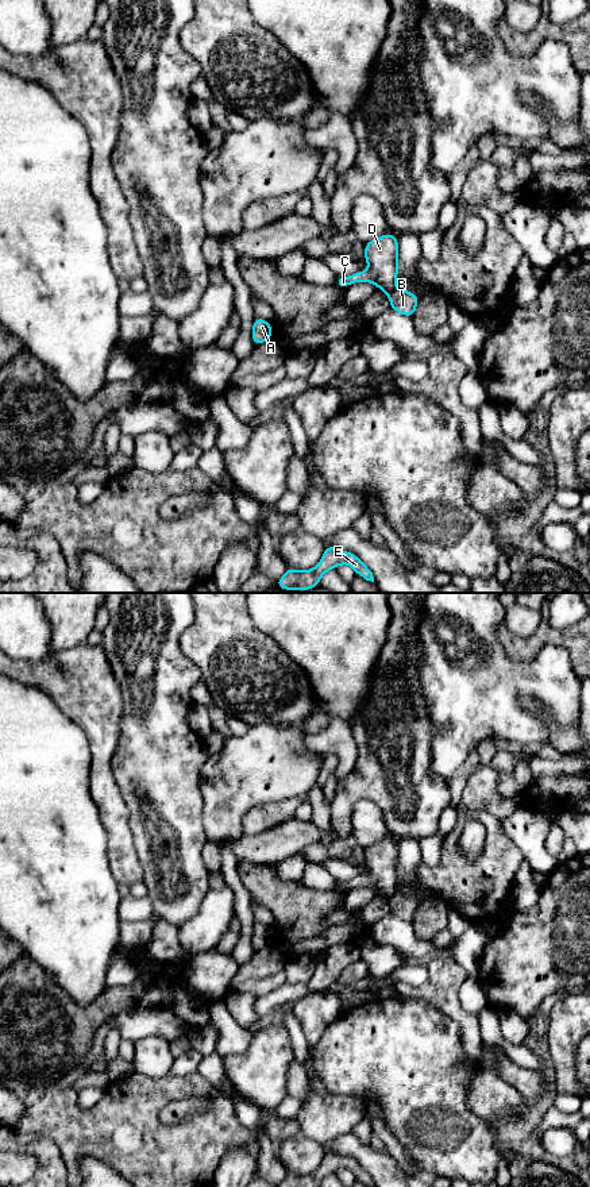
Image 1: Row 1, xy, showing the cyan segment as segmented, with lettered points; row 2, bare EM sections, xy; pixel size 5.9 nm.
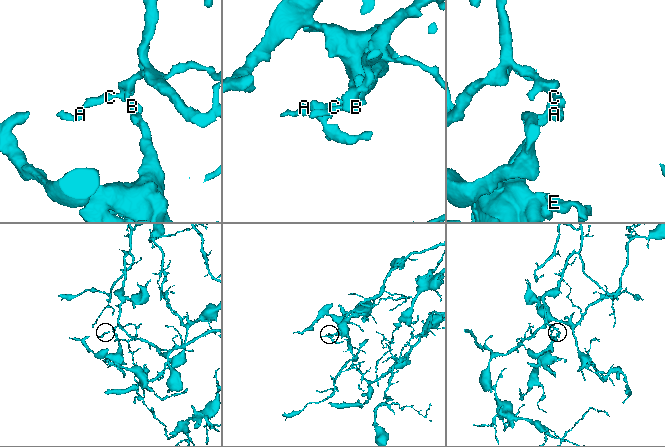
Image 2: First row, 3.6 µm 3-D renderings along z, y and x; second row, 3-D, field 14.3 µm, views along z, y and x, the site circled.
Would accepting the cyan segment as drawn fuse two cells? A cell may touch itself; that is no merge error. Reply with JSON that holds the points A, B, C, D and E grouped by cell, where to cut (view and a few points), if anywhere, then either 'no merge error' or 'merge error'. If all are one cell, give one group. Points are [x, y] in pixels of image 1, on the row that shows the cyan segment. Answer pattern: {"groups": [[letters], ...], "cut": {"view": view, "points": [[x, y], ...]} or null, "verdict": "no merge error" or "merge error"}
{"groups": [["A", "C", "D"], ["B", "E"]], "cut": {"view": "xy", "points": [[394, 289], [388, 295]]}, "verdict": "merge error"}

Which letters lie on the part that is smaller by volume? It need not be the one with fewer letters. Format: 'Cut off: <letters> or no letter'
Cut off: B, E

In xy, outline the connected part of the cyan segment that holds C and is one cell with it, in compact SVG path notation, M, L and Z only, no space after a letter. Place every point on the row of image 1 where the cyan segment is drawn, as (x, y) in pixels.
M387 232L365 243L363 258L370 269L348 277L336 277L335 286L344 289L355 282L370 282L387 294L393 292L398 275L398 238Z

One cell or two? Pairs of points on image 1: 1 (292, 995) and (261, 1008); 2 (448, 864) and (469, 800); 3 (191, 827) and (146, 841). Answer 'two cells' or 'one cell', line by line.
1: one cell
2: two cells
3: one cell

